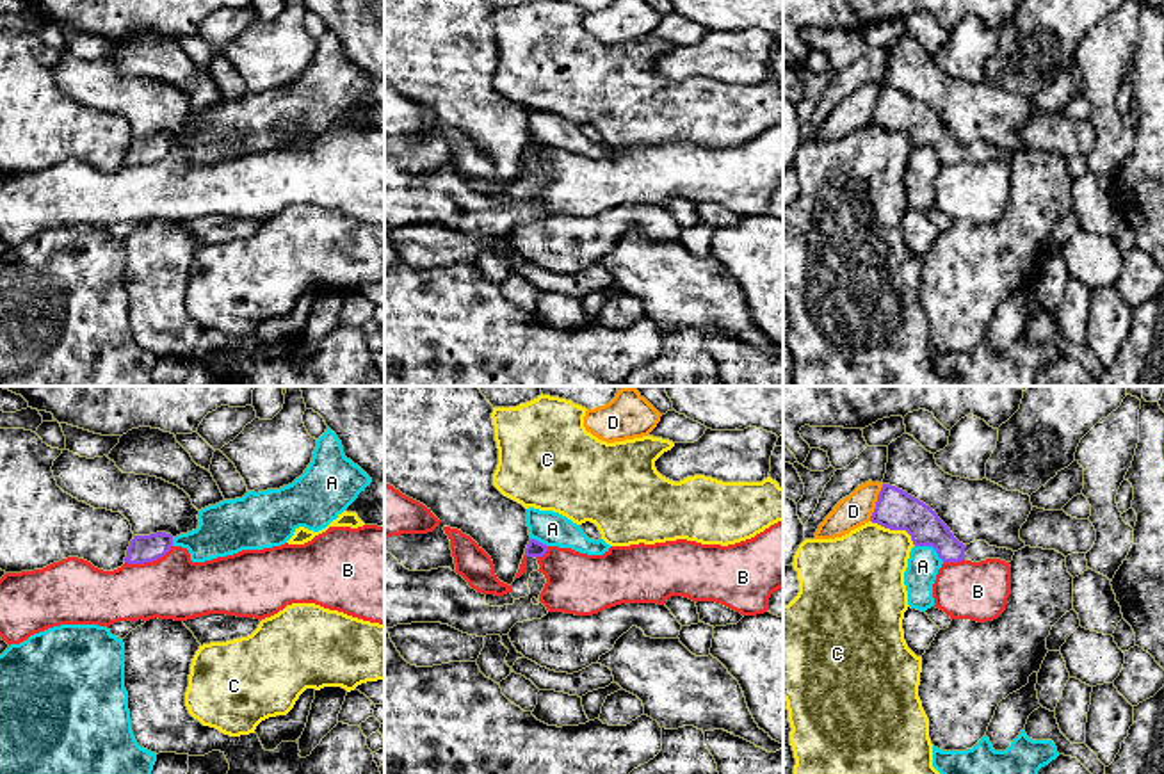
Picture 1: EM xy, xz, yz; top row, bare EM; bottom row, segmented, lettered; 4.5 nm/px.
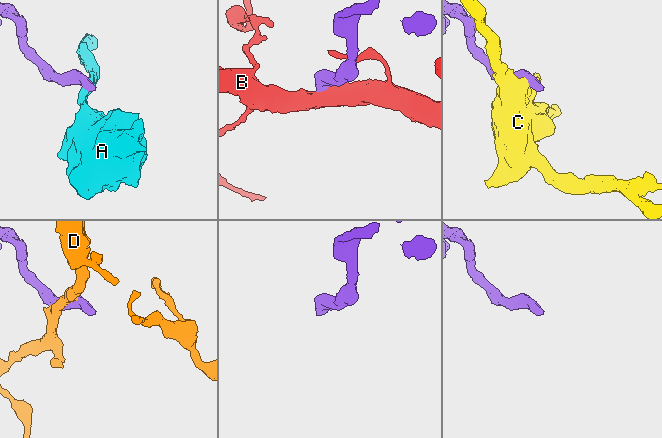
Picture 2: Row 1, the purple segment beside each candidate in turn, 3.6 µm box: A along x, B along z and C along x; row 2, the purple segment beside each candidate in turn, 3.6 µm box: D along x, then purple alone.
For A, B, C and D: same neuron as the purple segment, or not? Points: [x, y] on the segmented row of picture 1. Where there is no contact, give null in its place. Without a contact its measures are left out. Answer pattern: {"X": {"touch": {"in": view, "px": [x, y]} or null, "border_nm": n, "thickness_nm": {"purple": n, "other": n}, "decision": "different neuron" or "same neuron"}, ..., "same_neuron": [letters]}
{"A": {"touch": {"in": "yz", "px": [931, 545]}, "border_nm": 150, "thickness_nm": {"purple": 180, "other": 140}, "decision": "different neuron"}, "B": {"touch": {"in": "xy", "px": [148, 561]}, "border_nm": 240, "thickness_nm": {"purple": 130, "other": 280}, "decision": "different neuron"}, "C": {"touch": {"in": "yz", "px": [896, 529]}, "border_nm": 240, "thickness_nm": {"purple": 180, "other": 380}, "decision": "different neuron"}, "D": {"touch": {"in": "yz", "px": [876, 502]}, "border_nm": 180, "thickness_nm": {"purple": 180, "other": 150}, "decision": "different neuron"}, "same_neuron": []}

